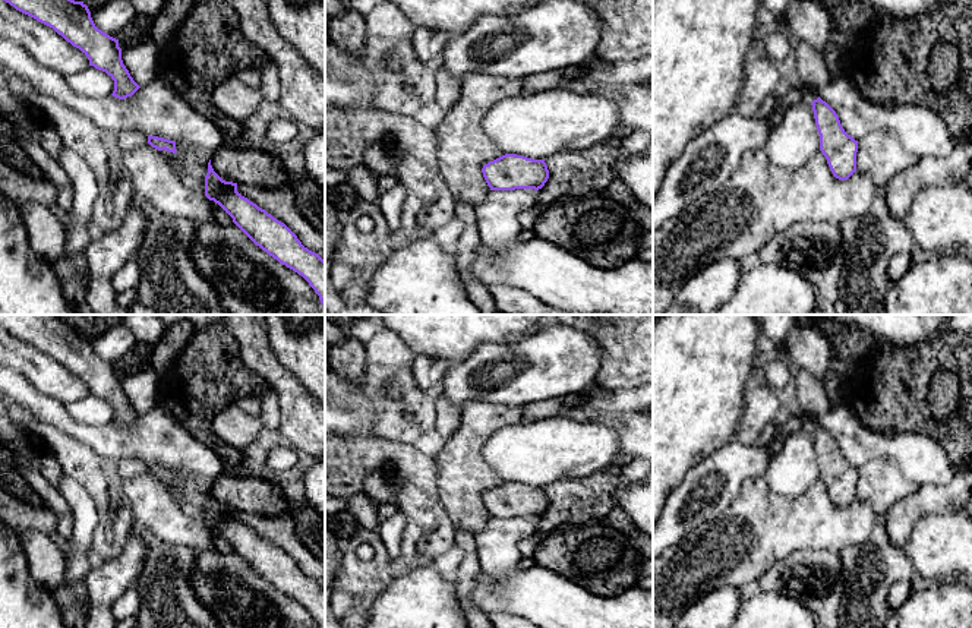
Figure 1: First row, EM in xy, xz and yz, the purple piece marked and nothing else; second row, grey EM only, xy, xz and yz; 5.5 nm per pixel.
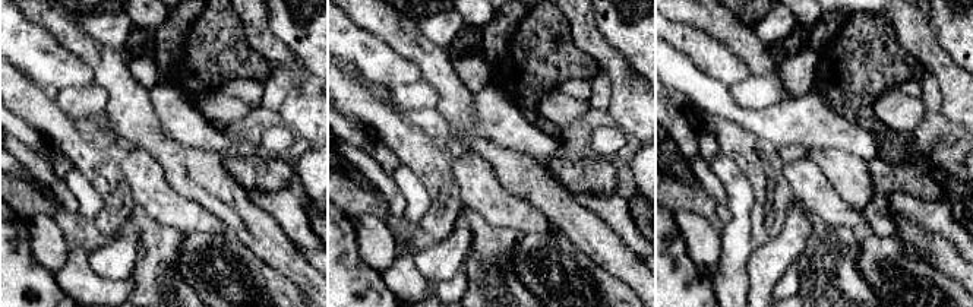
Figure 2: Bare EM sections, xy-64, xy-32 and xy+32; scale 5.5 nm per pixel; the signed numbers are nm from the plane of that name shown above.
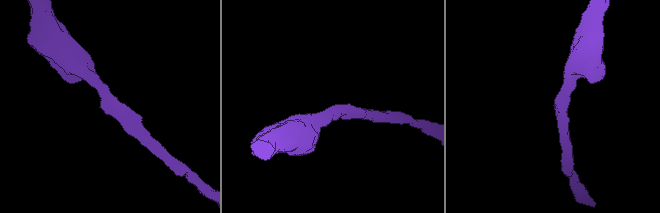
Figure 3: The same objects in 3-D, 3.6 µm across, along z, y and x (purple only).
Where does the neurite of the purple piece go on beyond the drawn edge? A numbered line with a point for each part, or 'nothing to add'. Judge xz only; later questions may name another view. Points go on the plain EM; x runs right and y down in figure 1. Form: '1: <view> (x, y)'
nothing to add

